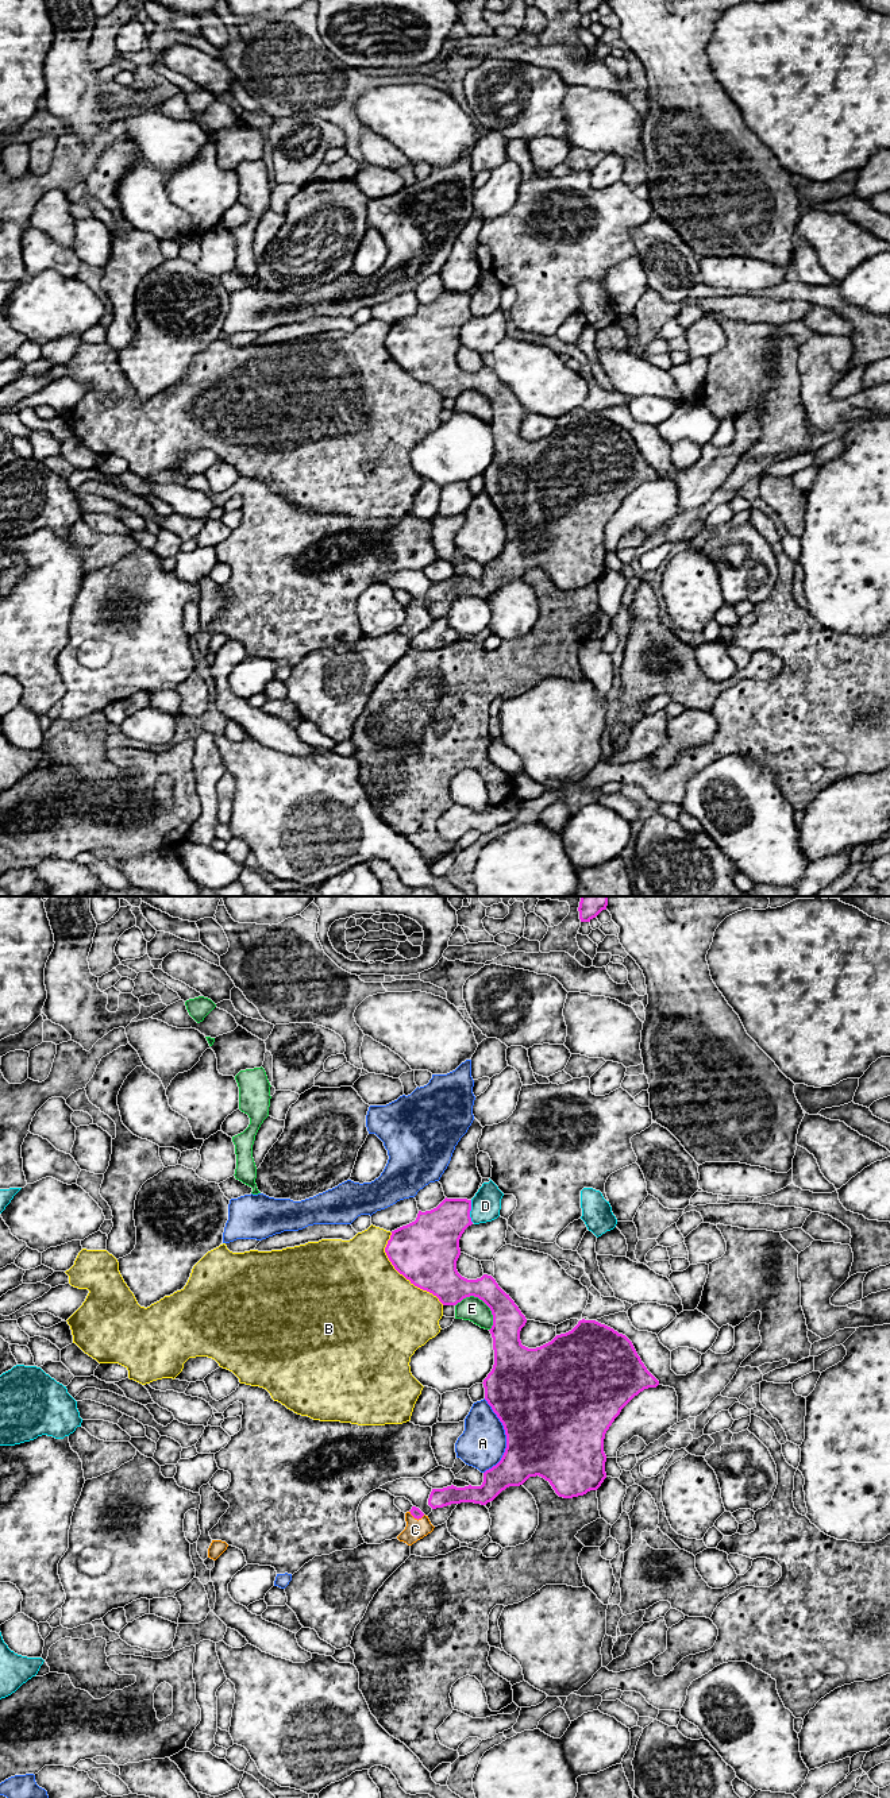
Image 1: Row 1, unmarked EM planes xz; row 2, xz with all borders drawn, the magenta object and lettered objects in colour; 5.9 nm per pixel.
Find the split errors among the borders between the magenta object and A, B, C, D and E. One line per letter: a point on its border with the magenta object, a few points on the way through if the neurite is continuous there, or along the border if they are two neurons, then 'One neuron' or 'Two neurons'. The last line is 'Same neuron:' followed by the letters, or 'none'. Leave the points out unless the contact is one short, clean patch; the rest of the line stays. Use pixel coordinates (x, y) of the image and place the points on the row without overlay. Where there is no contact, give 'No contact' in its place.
A: Touches magenta at xz (507, 531). Two neurons
B: Touches magenta at xz (401, 366). Two neurons
C: Touches magenta at xz (416, 610). Path across: xz (415, 605), (416, 610), (415, 622). One neuron
D: Touches magenta at xz (470, 303). Two neurons
E: Touches magenta at xz (484, 394). Two neurons
Same neuron: C

